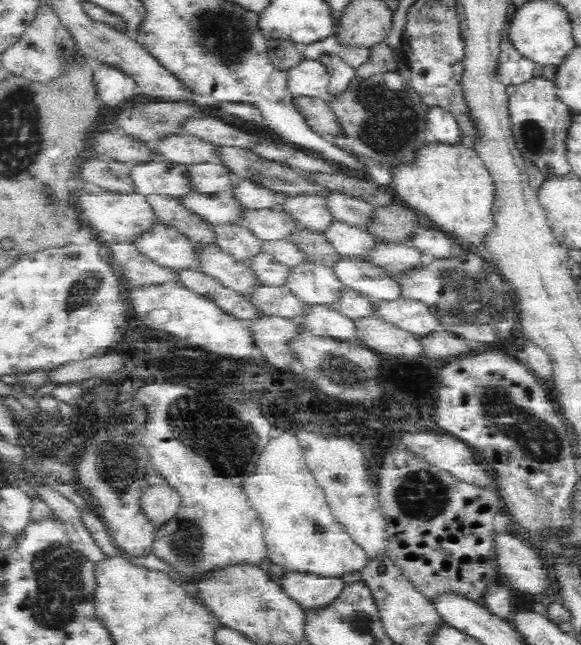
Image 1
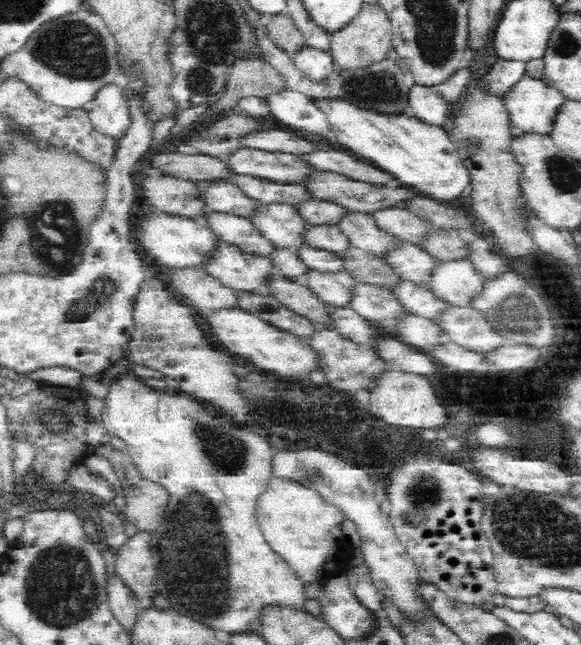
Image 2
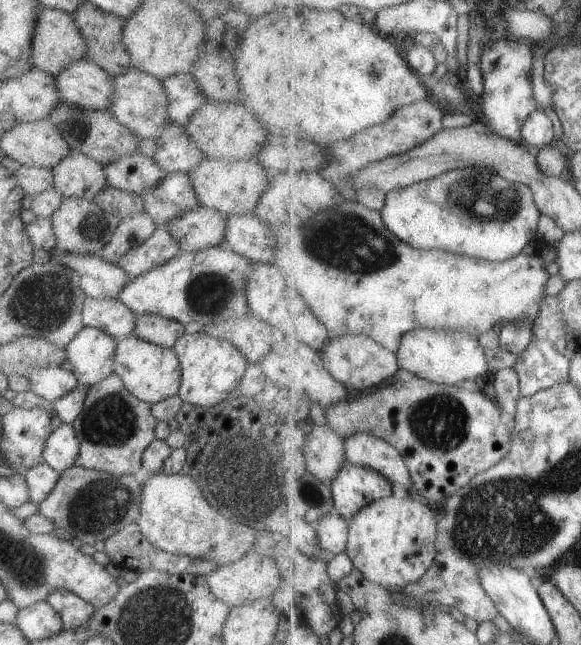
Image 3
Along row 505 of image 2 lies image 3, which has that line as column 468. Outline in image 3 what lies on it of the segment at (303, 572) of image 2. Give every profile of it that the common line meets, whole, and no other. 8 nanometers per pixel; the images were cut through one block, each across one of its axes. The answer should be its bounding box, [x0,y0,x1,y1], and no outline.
[271,200,550,353]

